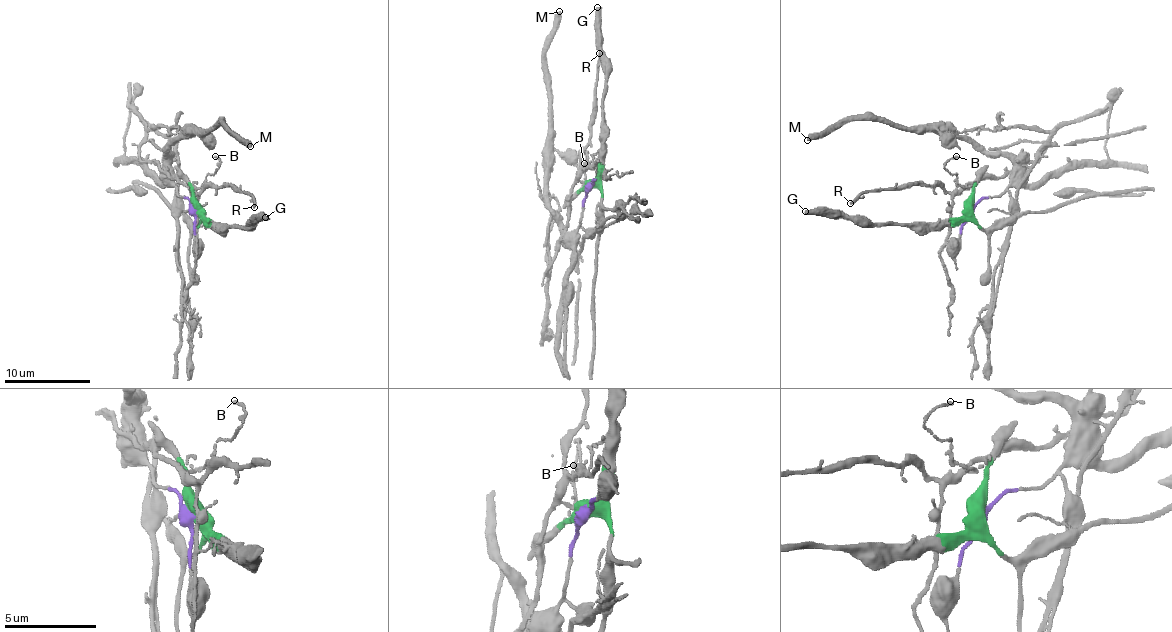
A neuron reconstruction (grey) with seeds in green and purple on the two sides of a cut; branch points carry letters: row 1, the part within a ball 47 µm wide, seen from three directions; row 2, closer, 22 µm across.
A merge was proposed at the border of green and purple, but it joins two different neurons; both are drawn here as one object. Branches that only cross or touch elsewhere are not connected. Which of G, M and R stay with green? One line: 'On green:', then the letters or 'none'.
On green: G

